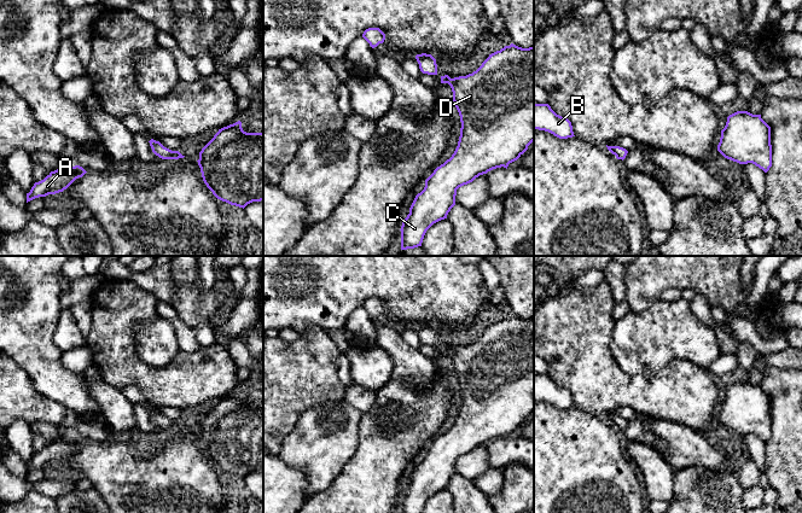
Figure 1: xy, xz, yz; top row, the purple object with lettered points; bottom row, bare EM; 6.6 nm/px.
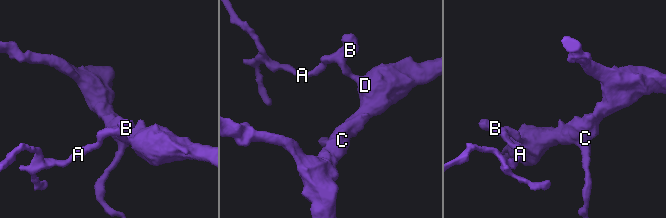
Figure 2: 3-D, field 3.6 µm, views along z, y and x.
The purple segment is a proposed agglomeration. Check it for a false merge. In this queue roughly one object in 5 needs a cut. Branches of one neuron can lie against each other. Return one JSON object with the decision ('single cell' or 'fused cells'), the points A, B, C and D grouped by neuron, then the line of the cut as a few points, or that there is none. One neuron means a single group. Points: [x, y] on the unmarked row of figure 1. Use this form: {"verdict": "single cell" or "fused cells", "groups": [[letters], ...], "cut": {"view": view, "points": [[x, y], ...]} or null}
{"verdict": "single cell", "groups": [["A", "B", "C", "D"]], "cut": null}

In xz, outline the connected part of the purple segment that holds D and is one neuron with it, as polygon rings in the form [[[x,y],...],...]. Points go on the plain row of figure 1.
[[[511,314],[489,325],[472,344],[454,349],[444,345],[441,354],[452,358],[461,392],[460,407],[452,427],[434,441],[424,460],[415,466],[400,500],[401,513],[423,513],[426,501],[447,489],[459,457],[493,439],[507,439],[534,412],[534,317]]]

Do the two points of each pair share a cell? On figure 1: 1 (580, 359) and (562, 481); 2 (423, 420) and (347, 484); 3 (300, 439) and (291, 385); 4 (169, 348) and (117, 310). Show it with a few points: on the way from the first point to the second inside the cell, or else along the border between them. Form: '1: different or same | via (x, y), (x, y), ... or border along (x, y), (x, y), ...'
1: different | border along (575, 406), (588, 412), (603, 414)
2: same | via (404, 433), (366, 471)
3: different | border along (319, 403), (301, 414), (280, 444)
4: different | border along (158, 316), (137, 327), (138, 355)

